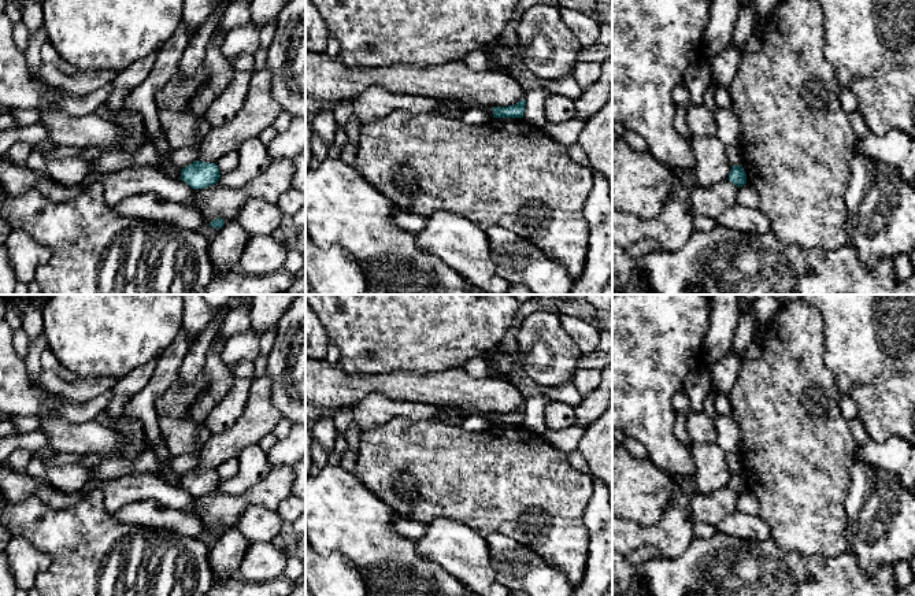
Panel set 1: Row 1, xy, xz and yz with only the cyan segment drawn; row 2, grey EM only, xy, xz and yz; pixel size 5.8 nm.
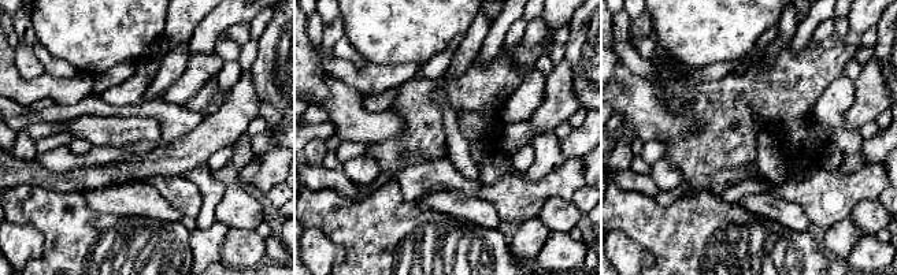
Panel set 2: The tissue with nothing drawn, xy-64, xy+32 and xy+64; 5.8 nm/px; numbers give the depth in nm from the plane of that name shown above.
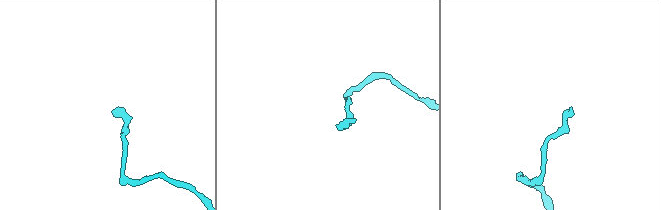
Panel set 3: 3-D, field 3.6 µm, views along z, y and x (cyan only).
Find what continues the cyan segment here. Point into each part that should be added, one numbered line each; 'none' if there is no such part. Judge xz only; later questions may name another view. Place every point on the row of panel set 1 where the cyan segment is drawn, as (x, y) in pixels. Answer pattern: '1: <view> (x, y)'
none

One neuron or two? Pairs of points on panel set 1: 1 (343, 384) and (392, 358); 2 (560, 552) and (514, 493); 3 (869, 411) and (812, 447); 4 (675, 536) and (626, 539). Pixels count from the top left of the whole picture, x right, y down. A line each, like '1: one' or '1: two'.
1: two
2: one
3: two
4: one

